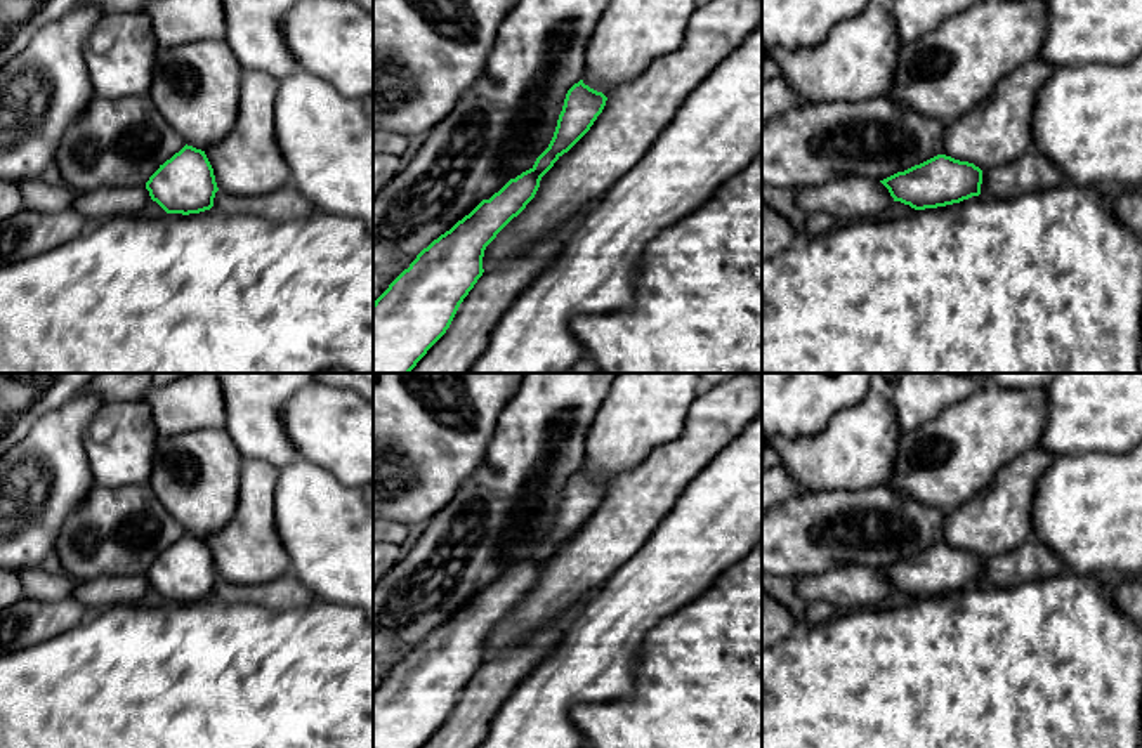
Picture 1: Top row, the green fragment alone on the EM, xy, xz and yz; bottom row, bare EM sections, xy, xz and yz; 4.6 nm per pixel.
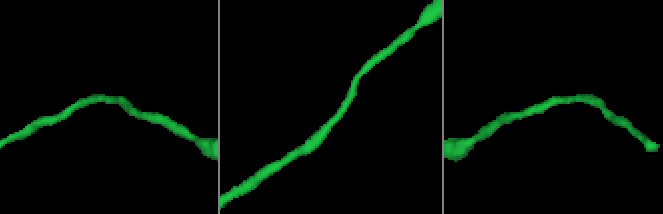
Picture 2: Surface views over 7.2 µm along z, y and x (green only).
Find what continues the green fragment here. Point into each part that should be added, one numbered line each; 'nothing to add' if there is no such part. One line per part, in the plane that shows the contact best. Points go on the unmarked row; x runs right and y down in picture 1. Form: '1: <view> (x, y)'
nothing to add

